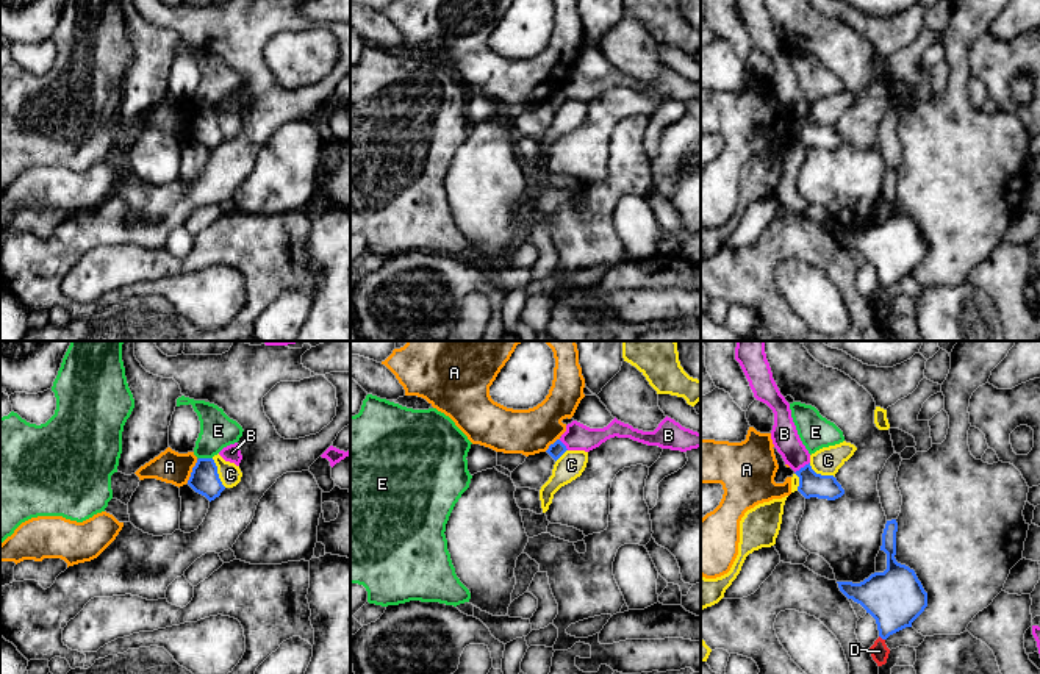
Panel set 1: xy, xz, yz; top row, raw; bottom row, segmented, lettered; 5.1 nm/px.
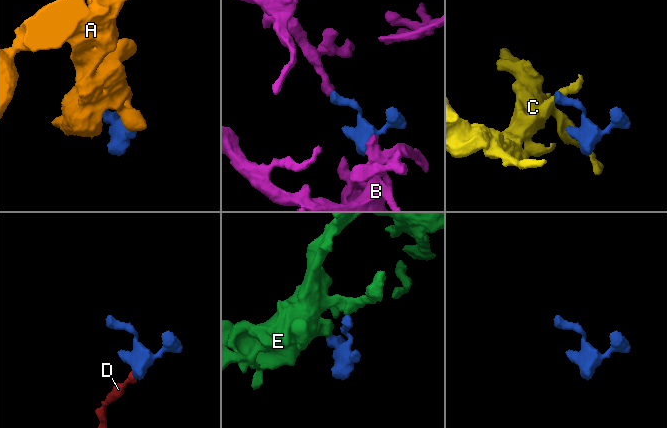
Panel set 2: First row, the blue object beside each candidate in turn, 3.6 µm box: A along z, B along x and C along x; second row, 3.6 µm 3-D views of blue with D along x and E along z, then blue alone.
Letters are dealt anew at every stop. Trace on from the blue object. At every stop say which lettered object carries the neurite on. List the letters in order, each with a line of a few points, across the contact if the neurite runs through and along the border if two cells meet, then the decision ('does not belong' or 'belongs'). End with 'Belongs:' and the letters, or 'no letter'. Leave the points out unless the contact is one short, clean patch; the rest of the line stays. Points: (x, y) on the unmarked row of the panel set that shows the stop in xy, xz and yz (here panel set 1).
A: xy (197, 110), (186, 132) | does not belong
B: does not belong
C: xy (211, 108), (218, 127), (225, 136) | does not belong
D: yz (879, 285), (884, 290) | does not belong
E: does not belong
Belongs: no letter

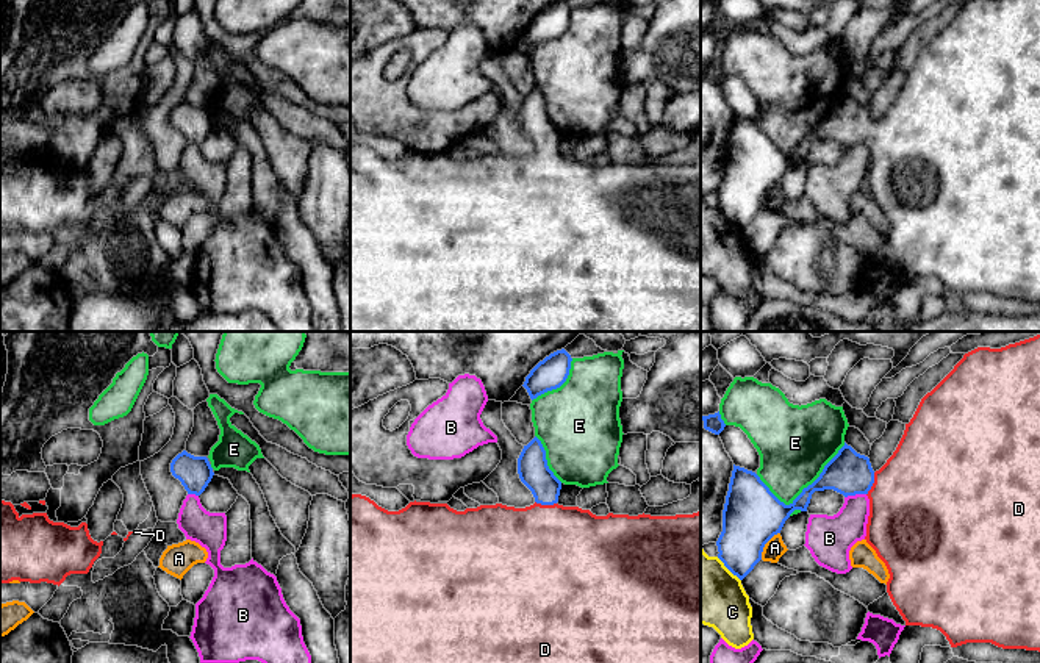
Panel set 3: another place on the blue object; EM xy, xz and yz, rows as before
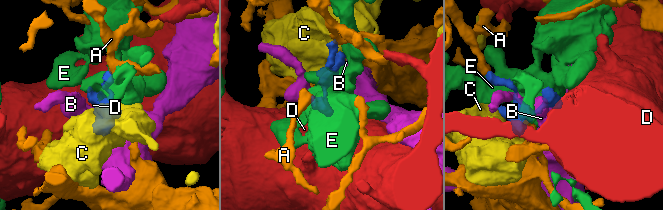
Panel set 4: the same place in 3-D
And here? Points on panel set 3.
A: does not belong
B: yz (865, 143), (845, 147) | does not belong
C: does not belong
D: yz (848, 122), (873, 132), (918, 149) | belongs
E: does not belong
Belongs: D

